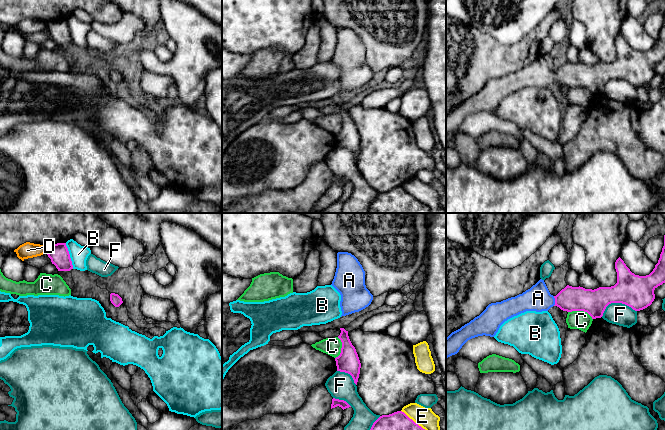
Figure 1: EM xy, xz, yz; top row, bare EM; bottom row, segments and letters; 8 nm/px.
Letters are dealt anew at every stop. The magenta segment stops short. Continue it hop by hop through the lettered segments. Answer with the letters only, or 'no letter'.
A

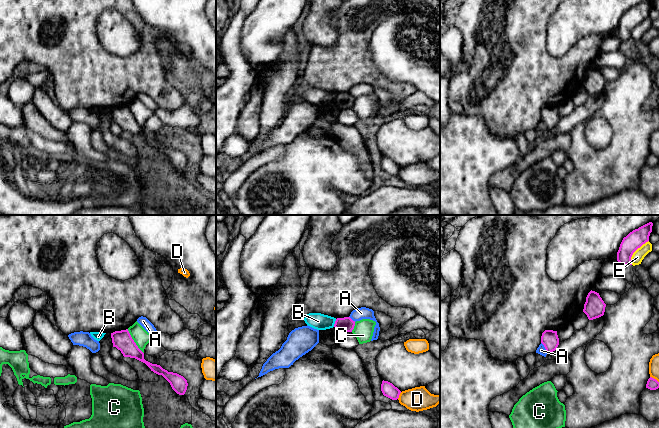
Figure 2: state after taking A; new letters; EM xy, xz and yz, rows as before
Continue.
no letter

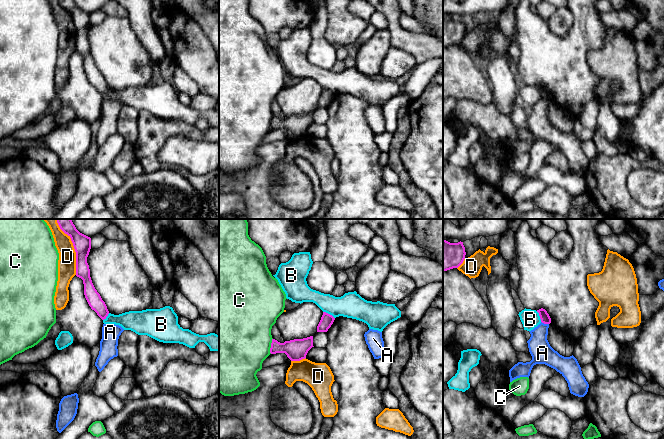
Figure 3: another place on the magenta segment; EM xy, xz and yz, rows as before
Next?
no letter

